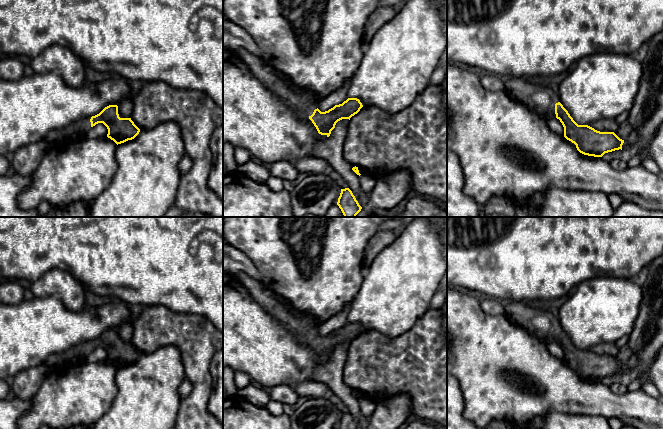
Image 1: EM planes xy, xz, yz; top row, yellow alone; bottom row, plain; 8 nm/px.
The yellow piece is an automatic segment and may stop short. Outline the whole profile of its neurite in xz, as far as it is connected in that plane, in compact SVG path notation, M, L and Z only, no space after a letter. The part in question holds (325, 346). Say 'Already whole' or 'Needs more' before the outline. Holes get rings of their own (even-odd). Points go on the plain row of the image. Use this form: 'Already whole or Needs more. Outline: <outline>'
Needs more. Outline: M245 272L235 274L250 296L274 319L300 338L307 340L321 359L330 360L338 345L349 343L363 331L357 322L348 322L342 328L321 336L317 330L322 324L315 316L297 310L286 299L250 277Z

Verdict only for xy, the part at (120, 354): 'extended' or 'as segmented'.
extended

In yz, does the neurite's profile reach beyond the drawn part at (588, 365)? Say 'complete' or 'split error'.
split error

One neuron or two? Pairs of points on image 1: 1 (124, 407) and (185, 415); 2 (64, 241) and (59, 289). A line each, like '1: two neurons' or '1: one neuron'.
1: two neurons
2: two neurons

